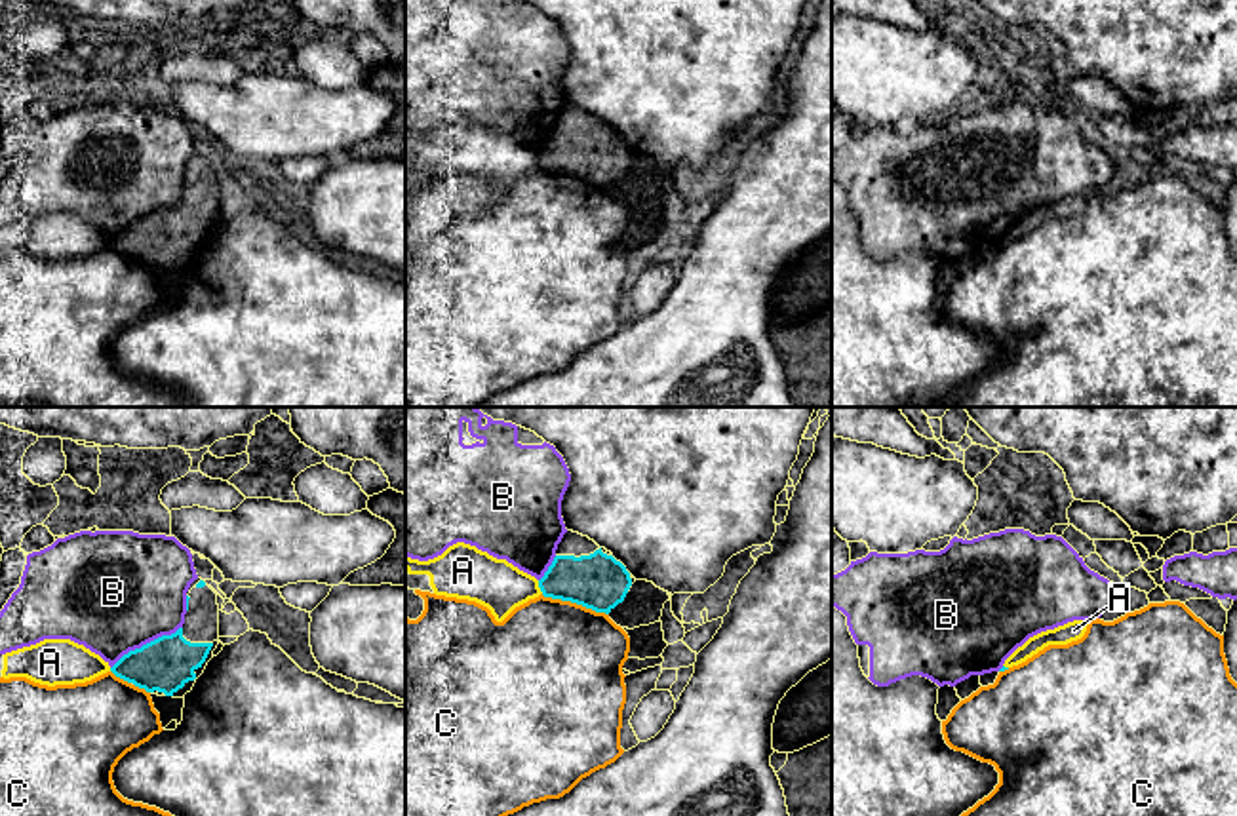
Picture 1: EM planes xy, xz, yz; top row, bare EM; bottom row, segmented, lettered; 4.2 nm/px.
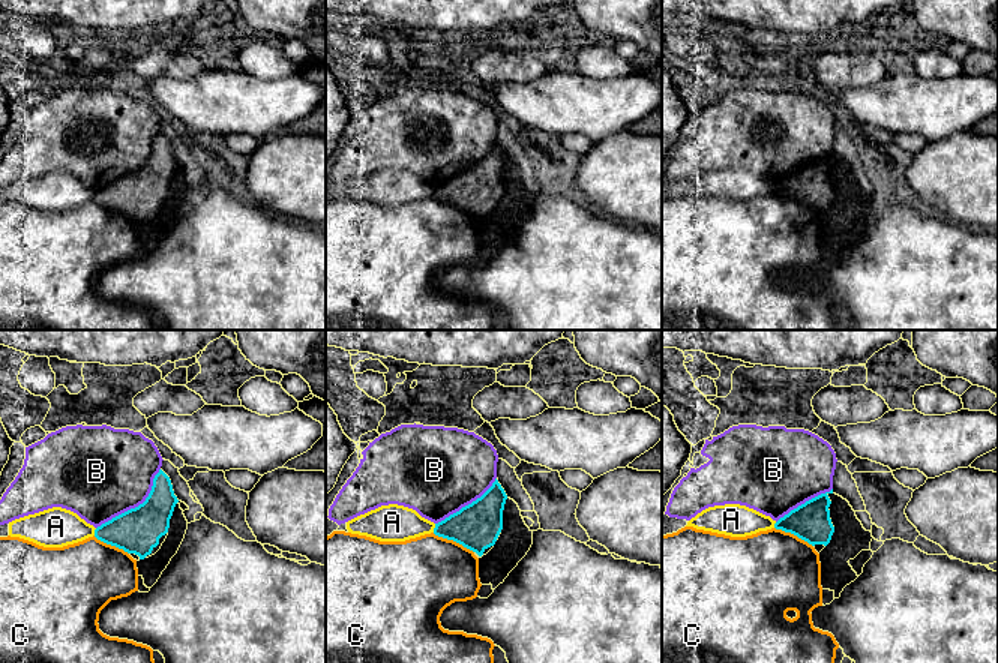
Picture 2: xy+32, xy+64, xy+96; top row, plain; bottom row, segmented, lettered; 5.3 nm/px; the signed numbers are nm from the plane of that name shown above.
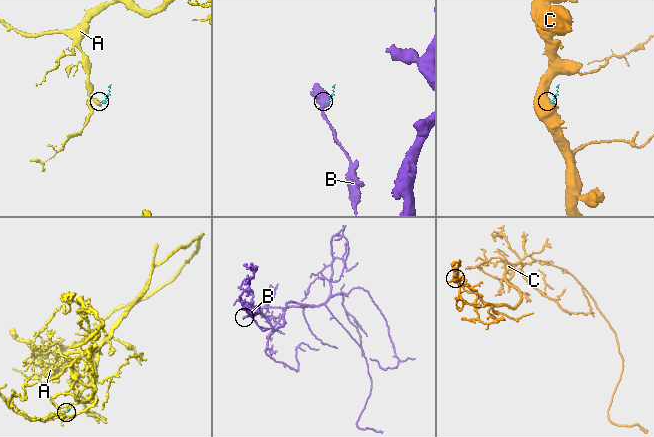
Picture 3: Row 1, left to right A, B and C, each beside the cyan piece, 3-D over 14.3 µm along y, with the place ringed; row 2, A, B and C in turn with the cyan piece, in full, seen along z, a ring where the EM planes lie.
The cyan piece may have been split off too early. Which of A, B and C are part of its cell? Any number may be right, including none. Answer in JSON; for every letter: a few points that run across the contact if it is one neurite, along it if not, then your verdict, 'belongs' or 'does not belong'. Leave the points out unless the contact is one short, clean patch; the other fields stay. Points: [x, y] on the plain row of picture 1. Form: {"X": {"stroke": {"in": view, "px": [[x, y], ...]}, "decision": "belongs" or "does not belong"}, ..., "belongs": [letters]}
{"A": {"stroke": {"in": "xz", "px": [[537, 155], [543, 166]]}, "decision": "does not belong"}, "B": {"decision": "does not belong"}, "C": {"stroke": {"in": "xz", "px": [[541, 168], [552, 174], [569, 174], [608, 189]]}, "decision": "does not belong"}, "belongs": []}

